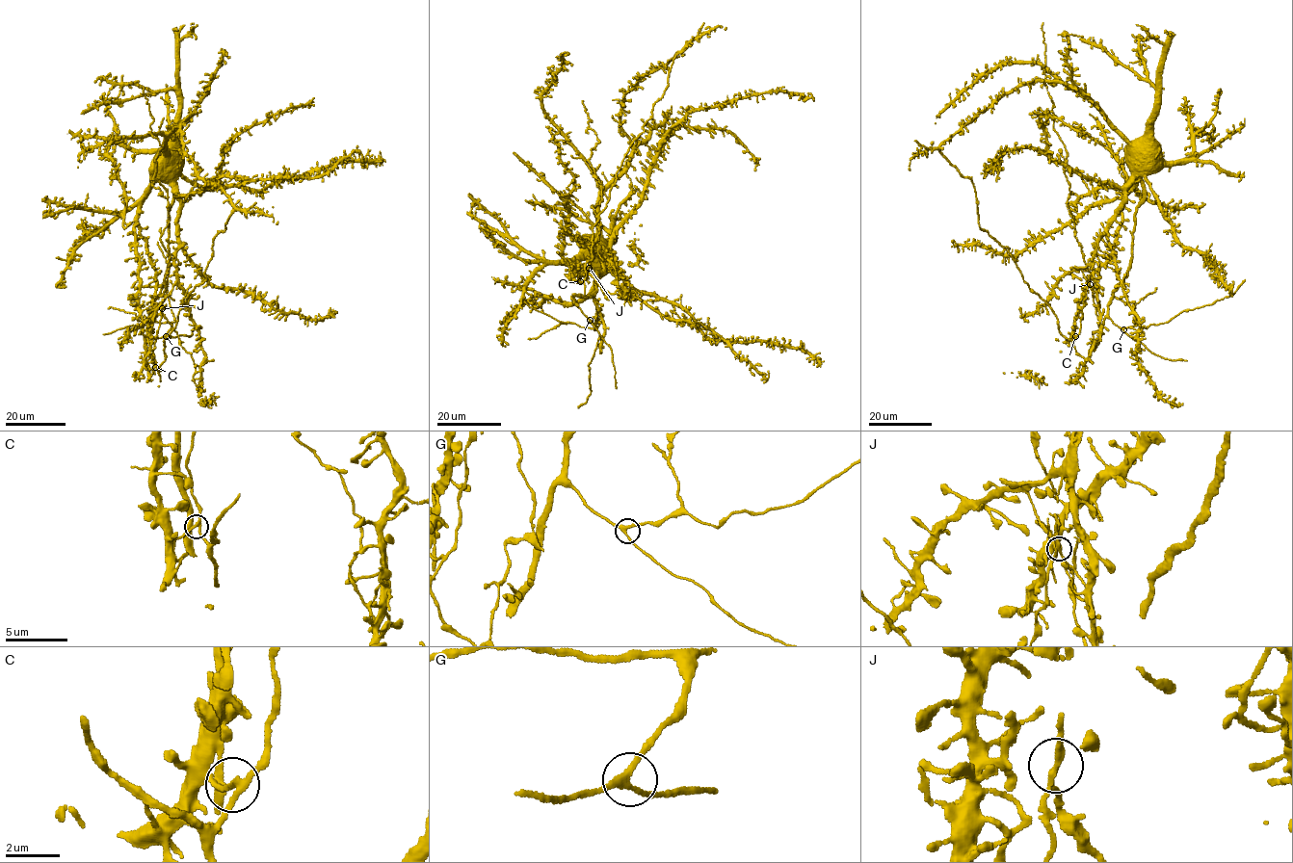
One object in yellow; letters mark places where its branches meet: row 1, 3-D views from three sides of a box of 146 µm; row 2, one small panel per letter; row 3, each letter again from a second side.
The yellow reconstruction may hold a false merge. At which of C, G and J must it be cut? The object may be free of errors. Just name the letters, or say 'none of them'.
J

